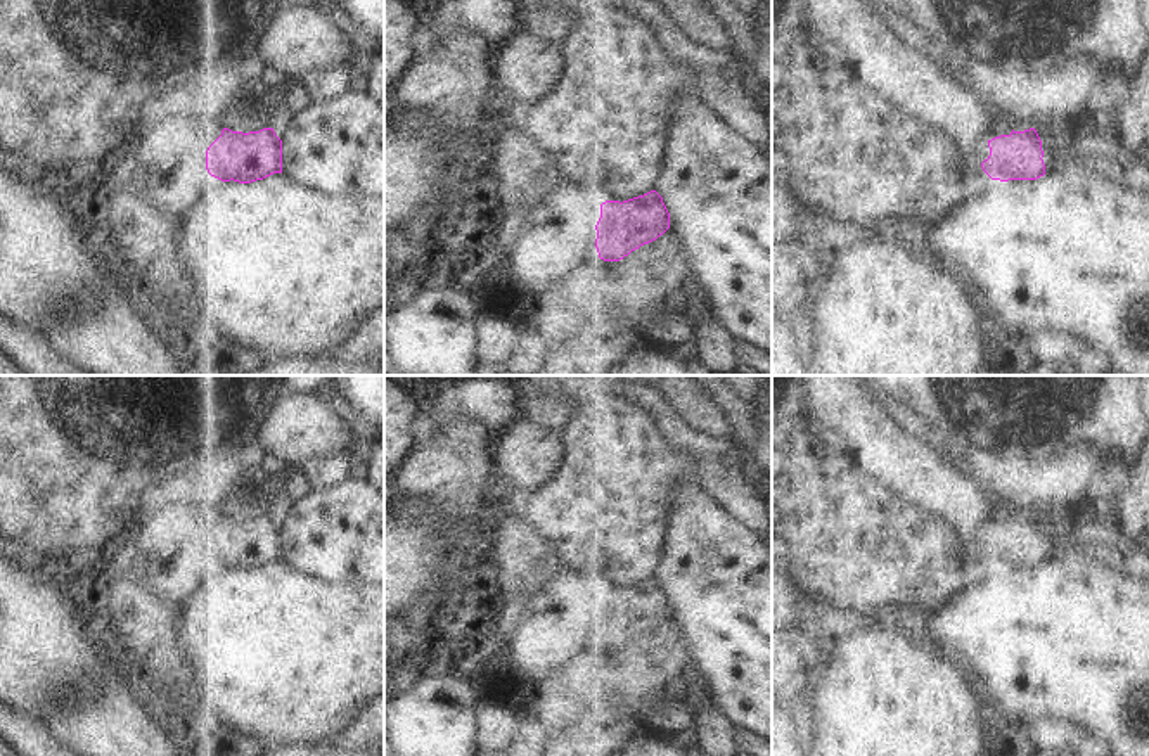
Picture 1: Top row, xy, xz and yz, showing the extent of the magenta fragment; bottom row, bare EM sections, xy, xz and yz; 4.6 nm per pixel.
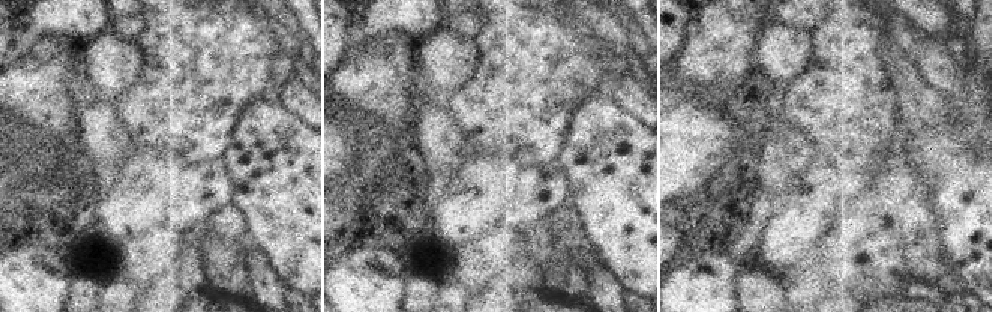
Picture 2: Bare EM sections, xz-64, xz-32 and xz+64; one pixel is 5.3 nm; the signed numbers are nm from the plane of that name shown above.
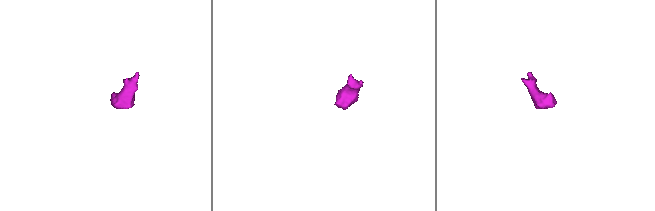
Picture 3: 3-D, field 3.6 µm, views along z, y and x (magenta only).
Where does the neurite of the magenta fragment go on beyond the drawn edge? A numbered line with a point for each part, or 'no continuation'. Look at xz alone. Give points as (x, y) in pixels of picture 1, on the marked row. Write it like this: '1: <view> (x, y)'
no continuation

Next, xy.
no continuation

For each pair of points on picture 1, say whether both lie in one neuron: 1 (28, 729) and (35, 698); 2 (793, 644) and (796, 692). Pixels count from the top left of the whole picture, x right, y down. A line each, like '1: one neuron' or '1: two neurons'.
1: two neurons
2: one neuron

